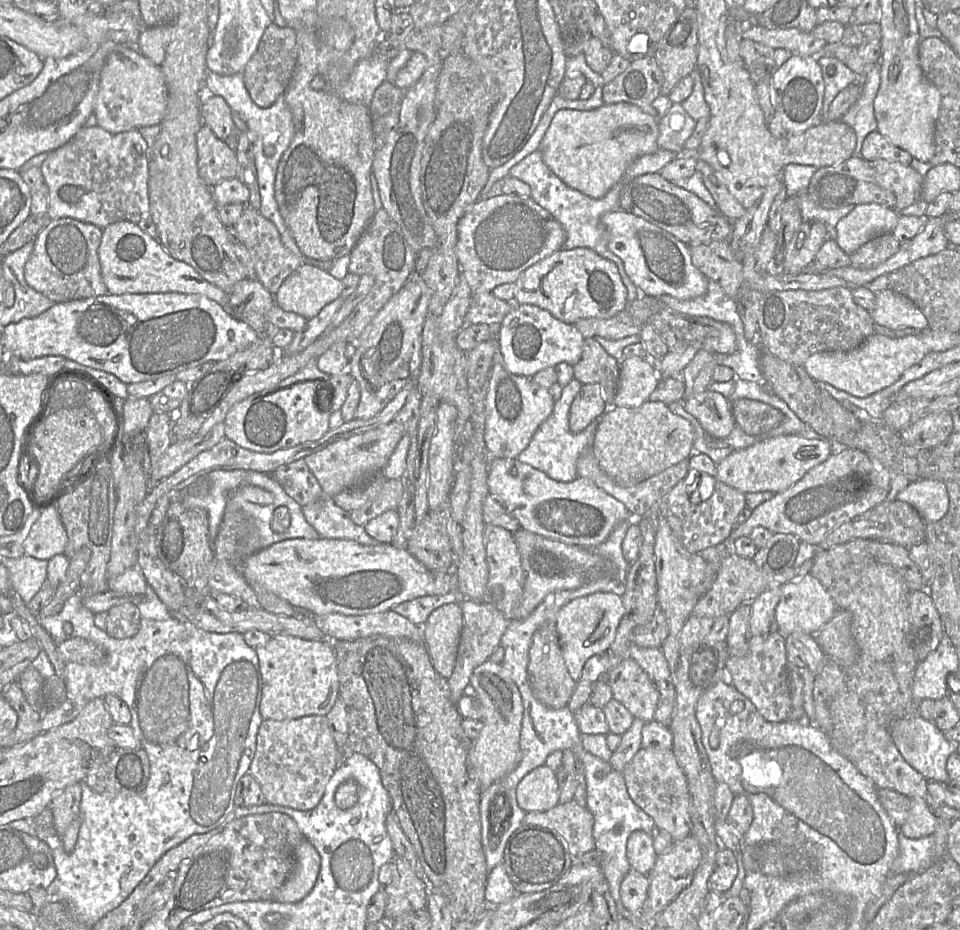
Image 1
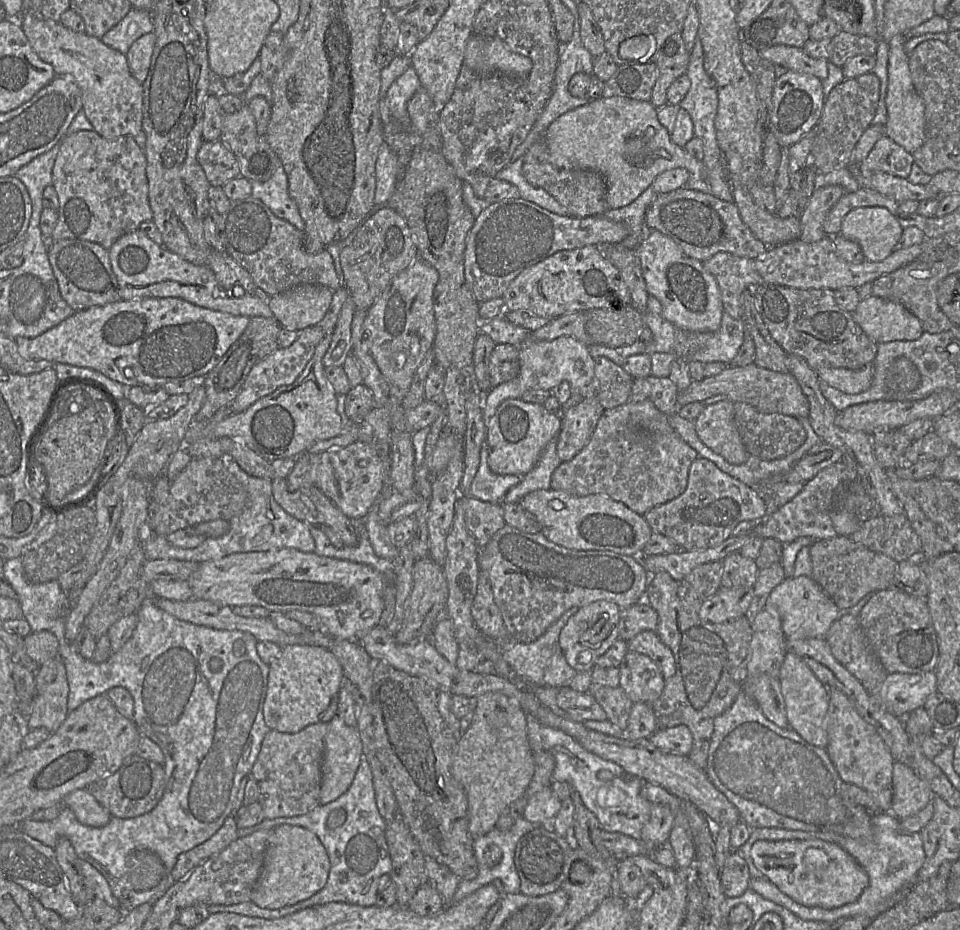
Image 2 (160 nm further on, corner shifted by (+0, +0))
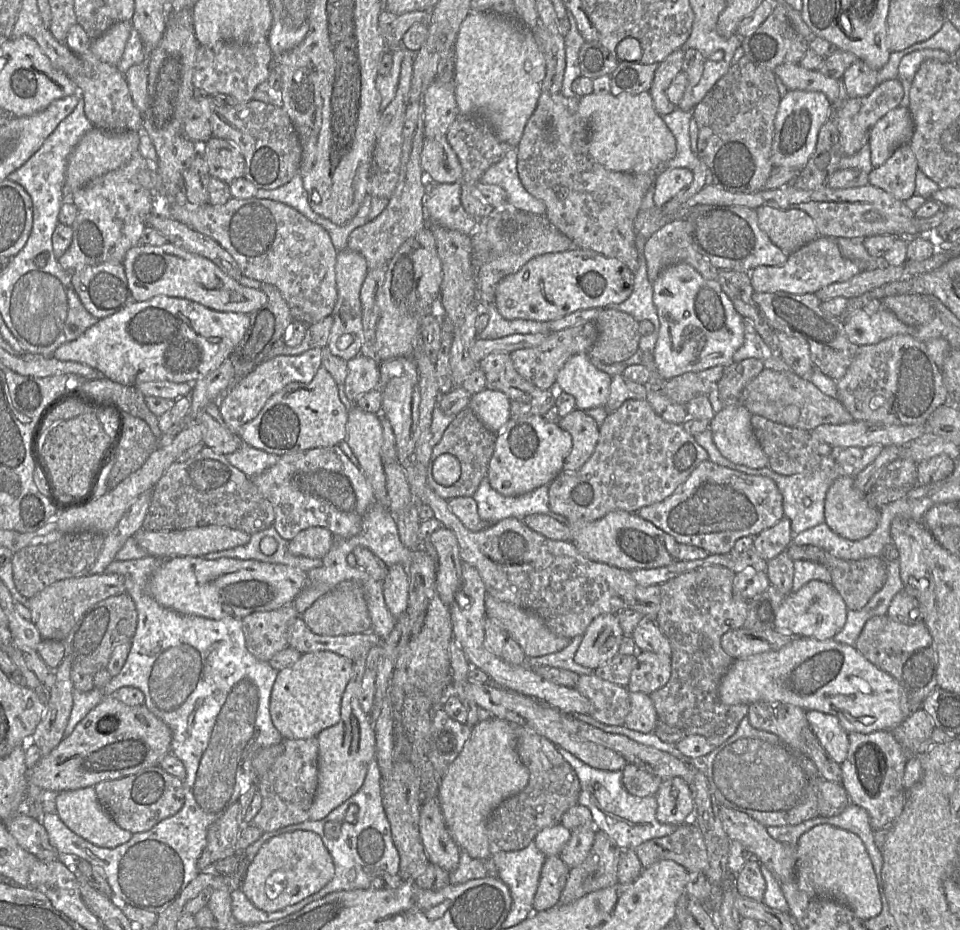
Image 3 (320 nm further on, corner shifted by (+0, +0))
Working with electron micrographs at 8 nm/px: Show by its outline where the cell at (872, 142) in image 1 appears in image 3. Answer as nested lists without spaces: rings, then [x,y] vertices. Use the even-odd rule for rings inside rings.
[[[909,144],[899,146],[887,161],[868,174],[869,184],[905,202],[915,194],[918,170],[915,155]]]

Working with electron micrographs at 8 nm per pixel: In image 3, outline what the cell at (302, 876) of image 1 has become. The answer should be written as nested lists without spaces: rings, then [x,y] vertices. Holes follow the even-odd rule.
[[[312,831],[282,833],[267,840],[248,864],[241,889],[251,903],[272,913],[318,892],[334,876],[333,859],[320,836]]]

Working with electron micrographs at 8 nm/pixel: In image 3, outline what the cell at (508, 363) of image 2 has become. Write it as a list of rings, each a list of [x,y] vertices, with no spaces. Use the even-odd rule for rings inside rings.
[[[594,322],[568,327],[563,330],[549,333],[539,345],[530,348],[517,349],[510,353],[516,371],[536,387],[543,390],[555,388],[558,372],[574,355],[588,354],[598,337]]]

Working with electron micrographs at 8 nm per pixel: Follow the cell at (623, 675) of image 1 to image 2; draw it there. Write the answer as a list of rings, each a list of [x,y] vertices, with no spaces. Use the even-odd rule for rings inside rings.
[[[629,651],[618,666],[619,686],[633,703],[652,704],[662,693],[665,680],[659,666],[647,655]]]

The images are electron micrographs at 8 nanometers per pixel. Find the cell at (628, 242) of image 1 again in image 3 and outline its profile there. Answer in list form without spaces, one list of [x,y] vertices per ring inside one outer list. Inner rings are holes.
[[[677,263],[664,268],[658,275],[657,279],[652,283],[653,302],[657,310],[659,319],[659,333],[653,350],[653,360],[656,365],[656,370],[664,380],[670,380],[673,377],[679,376],[687,372],[698,373],[702,370],[712,368],[717,365],[727,366],[733,363],[734,353],[743,345],[745,339],[743,318],[736,312],[731,300],[722,291],[721,286],[716,280],[706,280],[692,266],[686,263]]]

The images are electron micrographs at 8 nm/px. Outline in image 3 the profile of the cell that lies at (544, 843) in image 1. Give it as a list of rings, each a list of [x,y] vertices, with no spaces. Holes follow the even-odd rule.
[[[548,856],[545,858],[533,899],[533,912],[548,910],[559,903],[568,873],[569,868],[560,856]]]

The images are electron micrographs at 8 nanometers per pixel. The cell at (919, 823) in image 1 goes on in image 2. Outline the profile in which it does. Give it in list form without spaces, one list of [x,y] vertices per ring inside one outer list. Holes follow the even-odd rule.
[[[897,761],[893,765],[892,788],[891,813],[898,819],[918,813],[934,796],[911,766]]]

